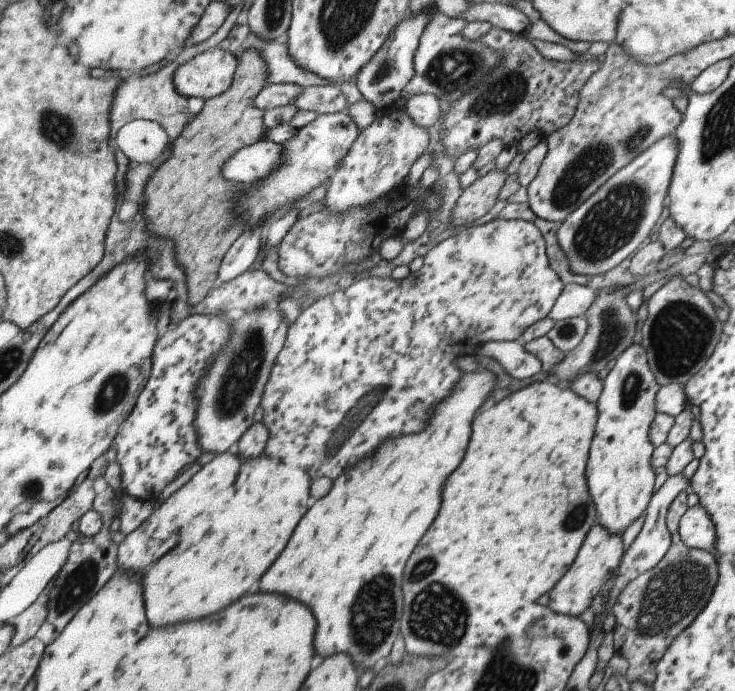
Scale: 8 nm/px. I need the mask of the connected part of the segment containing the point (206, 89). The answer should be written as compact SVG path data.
M219 46L201 52L176 68L176 92L205 100L220 96L230 88L238 63L230 51Z

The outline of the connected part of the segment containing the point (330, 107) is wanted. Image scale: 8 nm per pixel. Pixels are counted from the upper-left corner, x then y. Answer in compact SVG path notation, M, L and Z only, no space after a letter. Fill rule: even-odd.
M322 85L303 88L304 92L294 100L294 106L305 111L314 111L318 115L339 113L346 110L346 98L341 85Z

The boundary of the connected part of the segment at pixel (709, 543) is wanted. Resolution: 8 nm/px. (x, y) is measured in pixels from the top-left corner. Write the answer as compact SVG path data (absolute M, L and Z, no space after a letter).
M700 504L691 507L679 523L679 536L685 546L714 553L717 533L712 518Z

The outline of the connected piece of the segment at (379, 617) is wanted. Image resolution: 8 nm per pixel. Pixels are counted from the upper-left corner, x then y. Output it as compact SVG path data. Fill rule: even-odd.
M480 368L474 374L464 374L452 396L436 406L428 430L386 442L372 458L366 458L356 466L356 470L352 468L336 478L332 490L304 514L280 558L276 558L270 570L262 576L260 592L284 594L312 610L316 618L314 646L318 656L328 658L332 654L345 653L358 670L364 672L391 654L400 633L404 564L436 518L442 484L460 464L470 440L472 418L484 404L486 396L493 392L496 382L496 374L486 368Z

